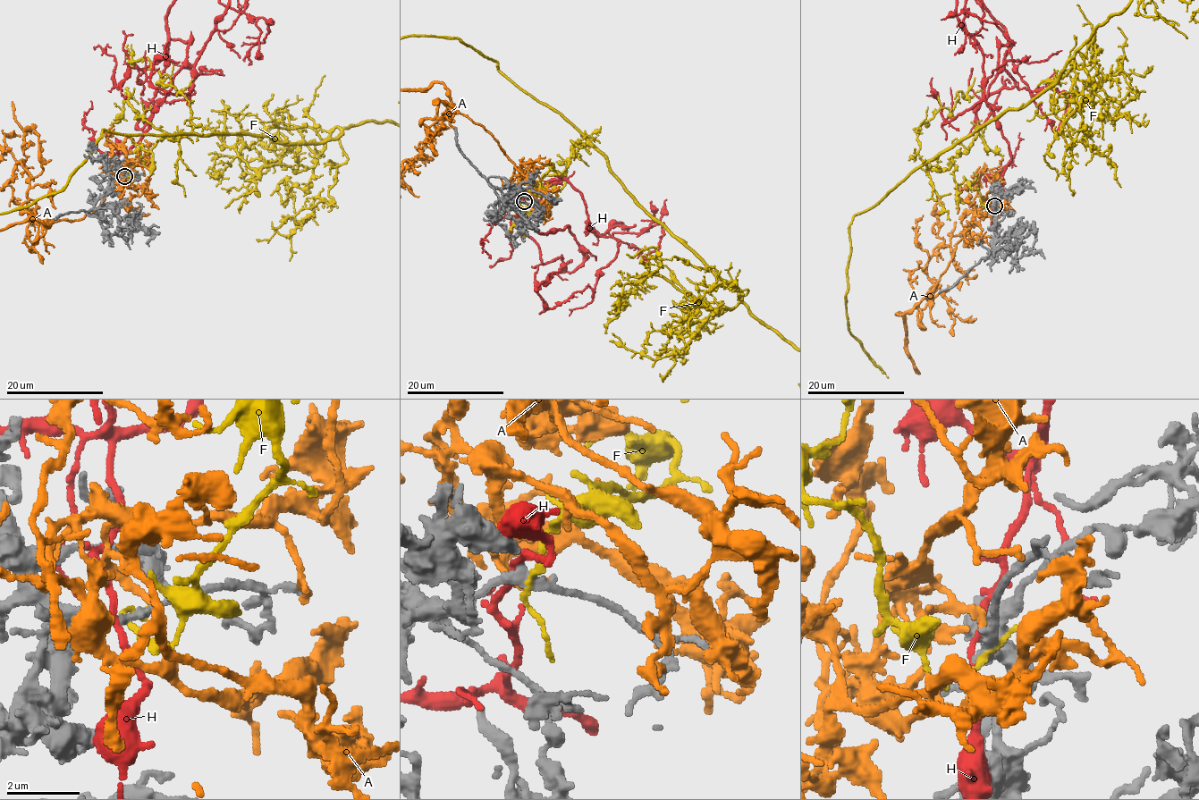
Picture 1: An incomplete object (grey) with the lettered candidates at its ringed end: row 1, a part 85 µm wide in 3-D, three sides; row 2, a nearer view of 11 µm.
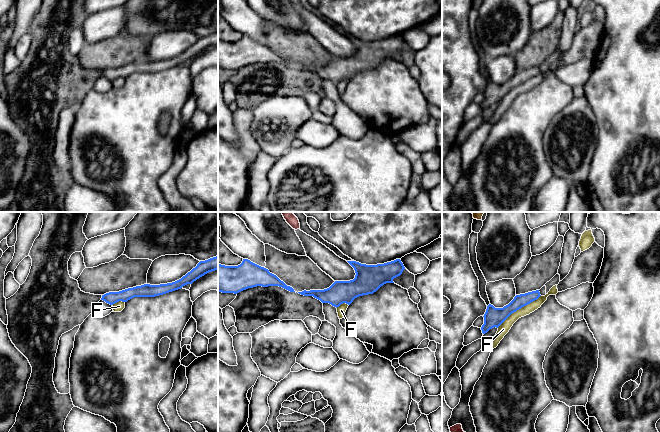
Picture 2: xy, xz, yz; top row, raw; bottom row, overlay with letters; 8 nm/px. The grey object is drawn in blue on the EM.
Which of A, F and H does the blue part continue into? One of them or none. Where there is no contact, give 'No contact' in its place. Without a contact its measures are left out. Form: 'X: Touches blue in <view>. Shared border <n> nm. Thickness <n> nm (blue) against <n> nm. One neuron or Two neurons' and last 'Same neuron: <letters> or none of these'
A: No contact. One neuron
F: Touches blue in yz. Shared border 440 nm. Thickness 160 nm (blue) against 90 nm. Two neurons
H: No contact. Two neurons
Same neuron: A

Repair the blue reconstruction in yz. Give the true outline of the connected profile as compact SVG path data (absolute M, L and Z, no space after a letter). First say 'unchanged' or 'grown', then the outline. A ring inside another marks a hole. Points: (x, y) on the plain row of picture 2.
unchanged | M539 66L516 71L514 75L503 84L495 84L489 80L484 90L484 100L481 103L482 109L487 109L490 105L498 104L512 89L530 80L540 73Z

